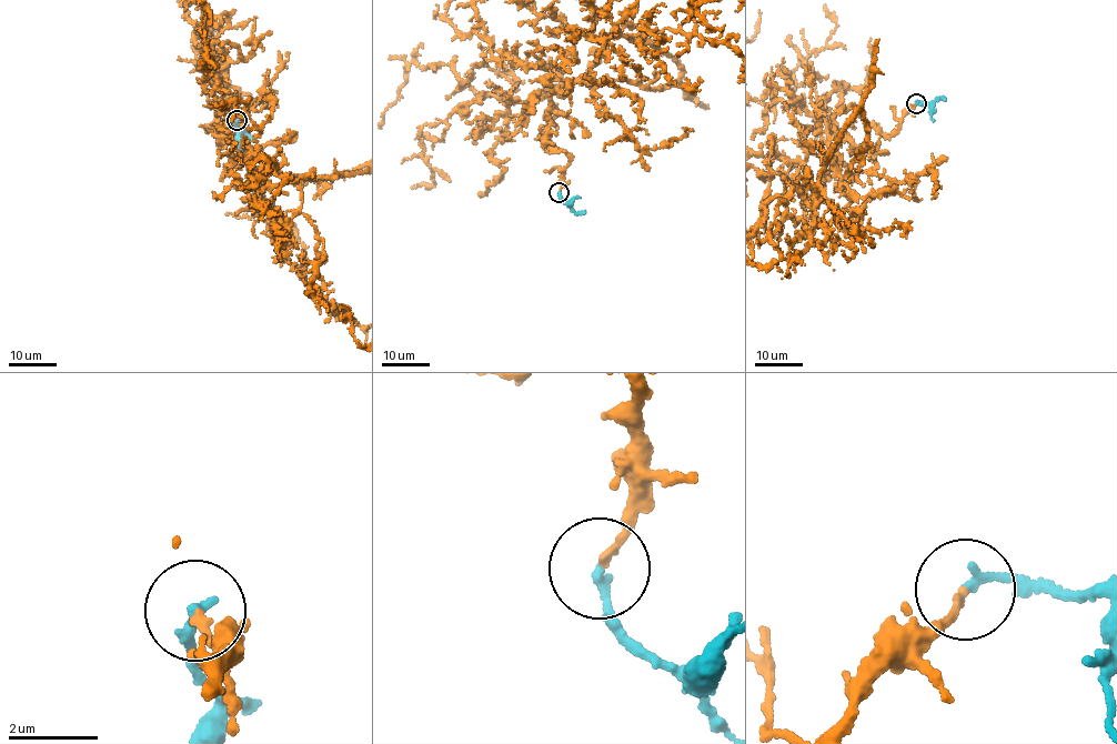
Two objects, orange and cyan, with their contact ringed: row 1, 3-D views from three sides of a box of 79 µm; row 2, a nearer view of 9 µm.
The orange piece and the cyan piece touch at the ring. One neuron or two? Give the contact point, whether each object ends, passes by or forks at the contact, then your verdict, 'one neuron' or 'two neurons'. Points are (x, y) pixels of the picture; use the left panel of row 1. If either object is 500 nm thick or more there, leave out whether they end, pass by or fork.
place (237, 120); orange ends; cyan ends; one neuron

